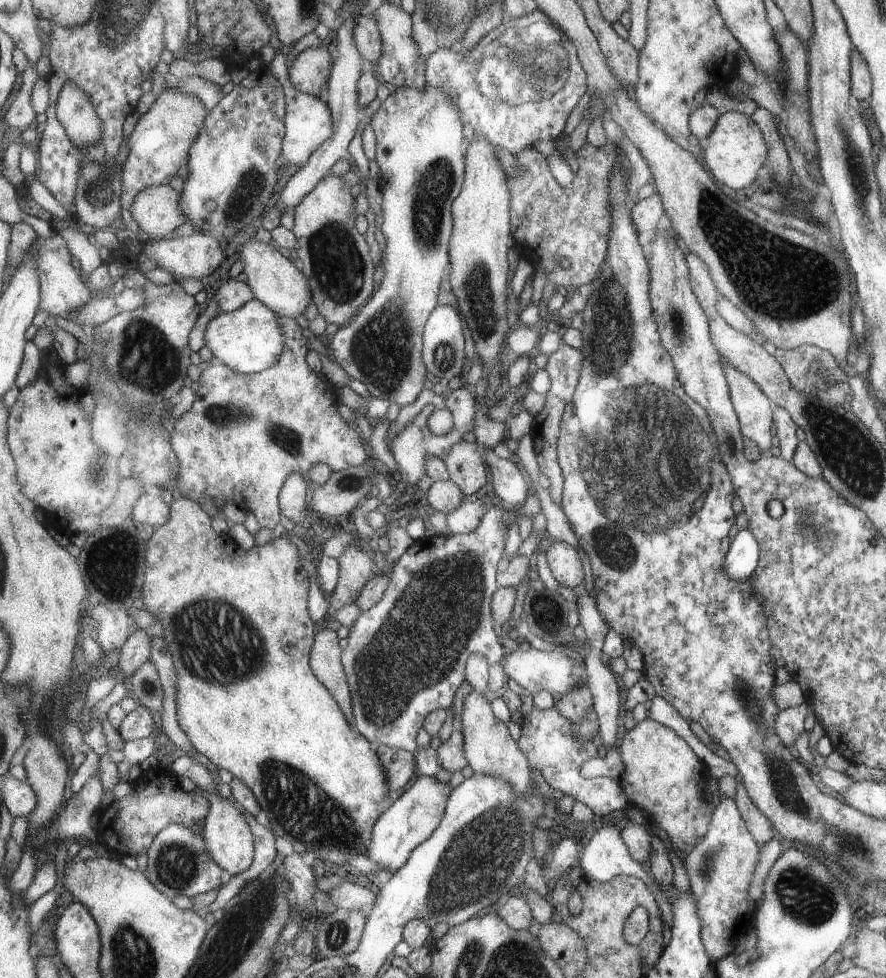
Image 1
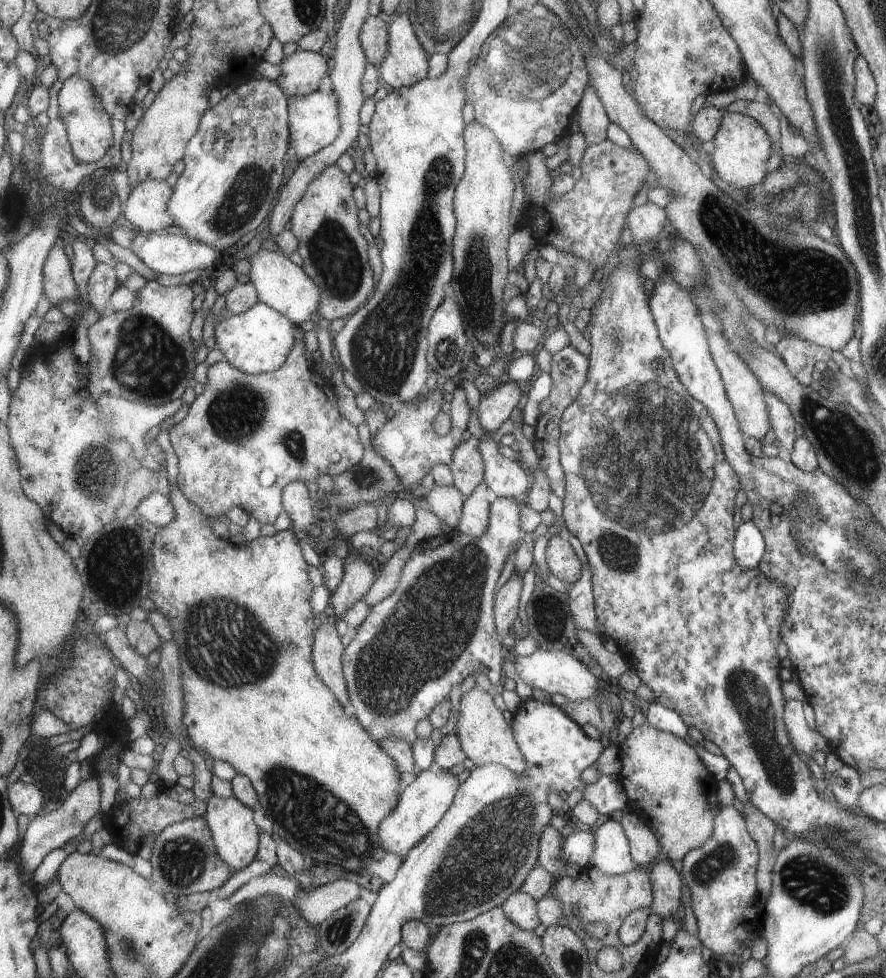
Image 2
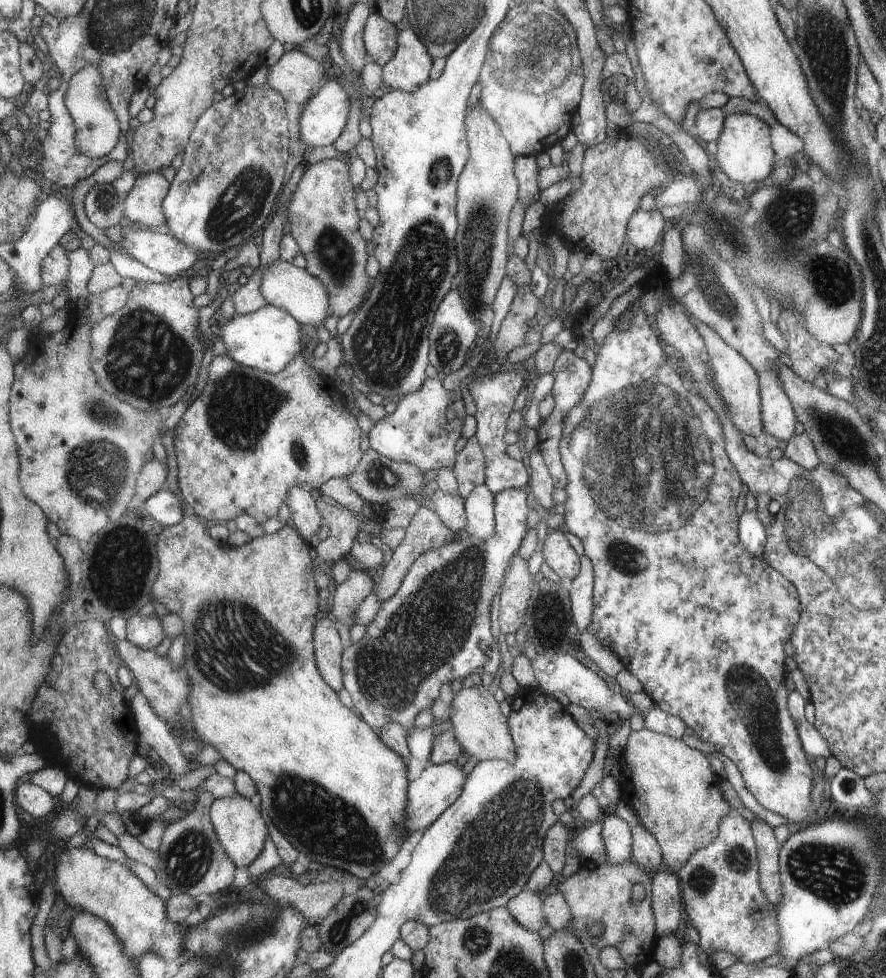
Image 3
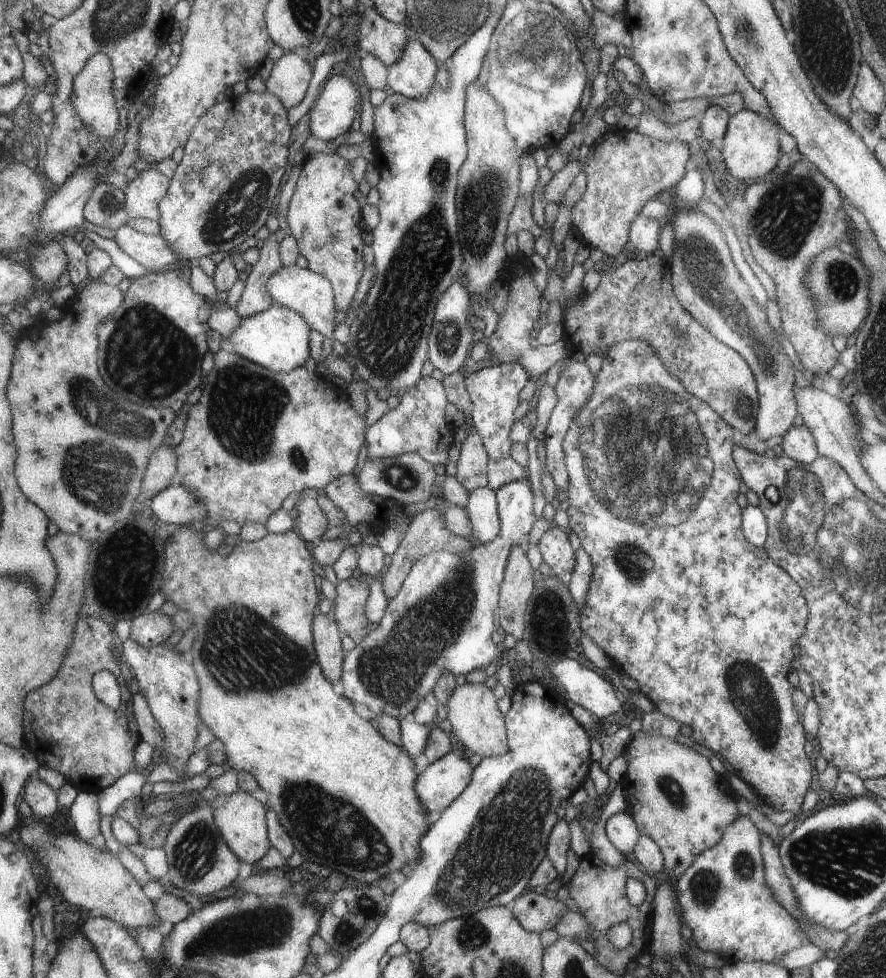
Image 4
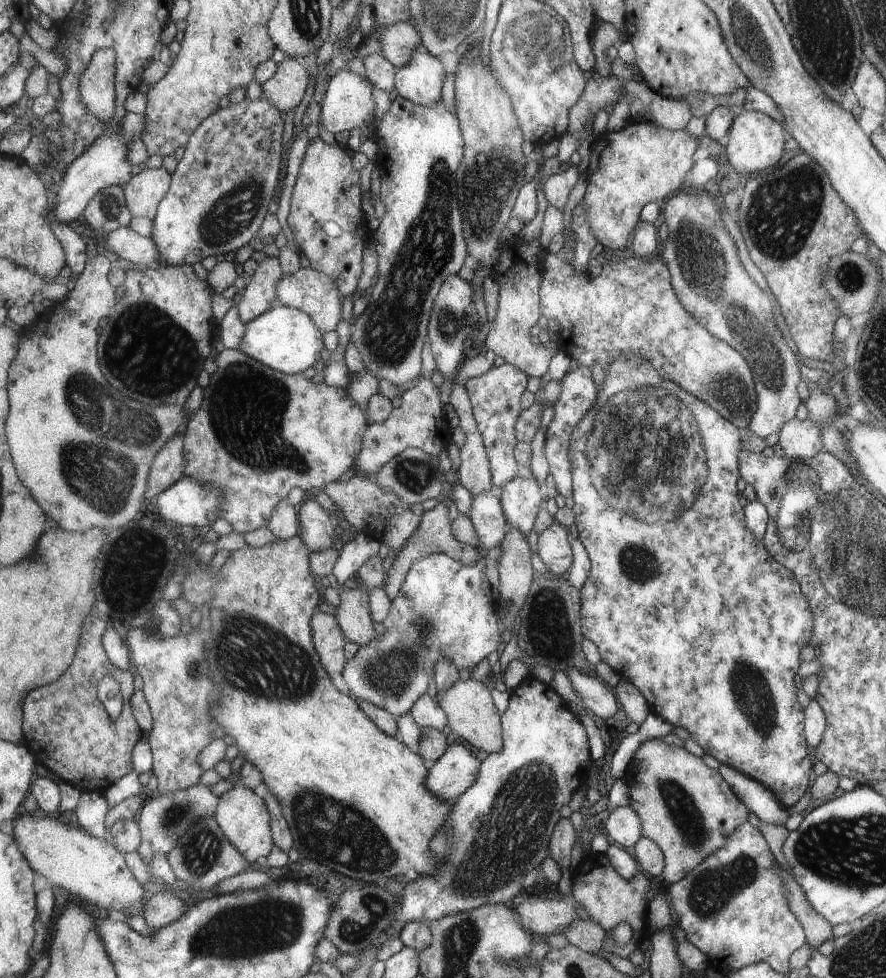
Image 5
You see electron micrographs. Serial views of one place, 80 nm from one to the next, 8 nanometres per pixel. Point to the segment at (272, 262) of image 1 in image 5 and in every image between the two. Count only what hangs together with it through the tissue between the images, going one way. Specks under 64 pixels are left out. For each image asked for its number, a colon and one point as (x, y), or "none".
2: (280, 283)
3: (306, 297)
4: (311, 294)
5: (316, 293)

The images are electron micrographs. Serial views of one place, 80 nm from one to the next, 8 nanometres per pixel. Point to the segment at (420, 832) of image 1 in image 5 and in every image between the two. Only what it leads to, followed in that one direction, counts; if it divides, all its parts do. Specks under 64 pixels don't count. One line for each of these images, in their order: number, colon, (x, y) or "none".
2: (424, 801)
3: (438, 785)
4: (440, 783)
5: (456, 769)

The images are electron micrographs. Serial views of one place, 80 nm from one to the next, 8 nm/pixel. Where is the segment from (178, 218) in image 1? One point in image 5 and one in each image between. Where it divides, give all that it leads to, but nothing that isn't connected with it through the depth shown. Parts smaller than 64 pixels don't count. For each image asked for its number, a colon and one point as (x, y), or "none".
2: (146, 209)
3: (143, 203)
4: (144, 193)
5: (145, 191)

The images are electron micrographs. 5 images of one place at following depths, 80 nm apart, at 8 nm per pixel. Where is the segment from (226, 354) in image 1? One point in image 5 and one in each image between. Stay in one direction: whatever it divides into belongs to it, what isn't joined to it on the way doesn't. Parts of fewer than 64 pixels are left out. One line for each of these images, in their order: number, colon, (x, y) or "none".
2: (259, 340)
3: (269, 339)
4: (279, 338)
5: (286, 338)

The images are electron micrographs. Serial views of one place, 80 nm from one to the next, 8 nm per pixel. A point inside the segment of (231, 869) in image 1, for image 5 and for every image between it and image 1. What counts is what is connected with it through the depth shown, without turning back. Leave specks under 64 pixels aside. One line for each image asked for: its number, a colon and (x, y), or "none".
2: (237, 837)
3: (239, 821)
4: (243, 819)
5: (244, 816)

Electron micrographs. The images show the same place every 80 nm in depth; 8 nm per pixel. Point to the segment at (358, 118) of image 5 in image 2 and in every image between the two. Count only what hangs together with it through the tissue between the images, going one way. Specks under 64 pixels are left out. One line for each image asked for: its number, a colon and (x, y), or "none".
2: (315, 123)
3: (322, 122)
4: (333, 114)

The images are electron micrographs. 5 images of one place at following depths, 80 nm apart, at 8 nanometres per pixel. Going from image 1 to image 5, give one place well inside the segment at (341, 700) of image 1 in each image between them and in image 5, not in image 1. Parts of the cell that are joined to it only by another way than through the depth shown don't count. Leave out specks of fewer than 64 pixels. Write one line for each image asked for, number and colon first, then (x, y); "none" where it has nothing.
2: (328, 655)
3: (329, 649)
4: (327, 634)
5: (329, 637)

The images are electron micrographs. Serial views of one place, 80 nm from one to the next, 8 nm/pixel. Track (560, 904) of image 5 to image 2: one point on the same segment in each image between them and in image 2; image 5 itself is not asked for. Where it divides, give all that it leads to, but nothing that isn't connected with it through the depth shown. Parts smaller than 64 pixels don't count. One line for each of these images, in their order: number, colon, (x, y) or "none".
2: (520, 908)
3: (526, 907)
4: (535, 912)

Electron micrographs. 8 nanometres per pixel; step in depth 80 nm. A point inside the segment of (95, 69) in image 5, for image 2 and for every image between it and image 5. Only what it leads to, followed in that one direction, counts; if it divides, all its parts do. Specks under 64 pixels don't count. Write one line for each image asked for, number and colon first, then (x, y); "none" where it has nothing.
2: (91, 132)
3: (98, 128)
4: (93, 94)

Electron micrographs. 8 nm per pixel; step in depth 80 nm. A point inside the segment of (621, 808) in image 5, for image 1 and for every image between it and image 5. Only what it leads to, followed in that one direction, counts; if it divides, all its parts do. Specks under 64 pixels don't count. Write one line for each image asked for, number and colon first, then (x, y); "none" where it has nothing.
1: (605, 855)
2: (610, 855)
3: (616, 834)
4: (620, 828)

